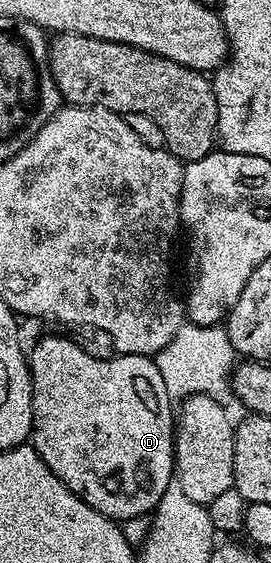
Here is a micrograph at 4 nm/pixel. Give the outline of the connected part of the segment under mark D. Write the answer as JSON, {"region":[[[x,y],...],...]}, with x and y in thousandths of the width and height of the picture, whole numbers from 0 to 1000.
{"region":[[[173,595],[129,618],[107,623],[114,655],[114,696],[122,698],[122,748],[114,750],[111,792],[181,826],[181,833],[284,883],[299,883],[343,904],[428,925],[498,922],[509,915],[554,917],[572,899],[605,886],[609,869],[635,863],[646,844],[646,776],[653,771],[653,737],[631,732],[638,710],[624,705],[624,691],[609,691],[609,677],[594,677],[594,663],[579,655],[568,636],[535,631],[428,629],[424,638],[369,634],[339,627],[317,615],[288,616],[262,602],[214,602],[203,595]]]}

